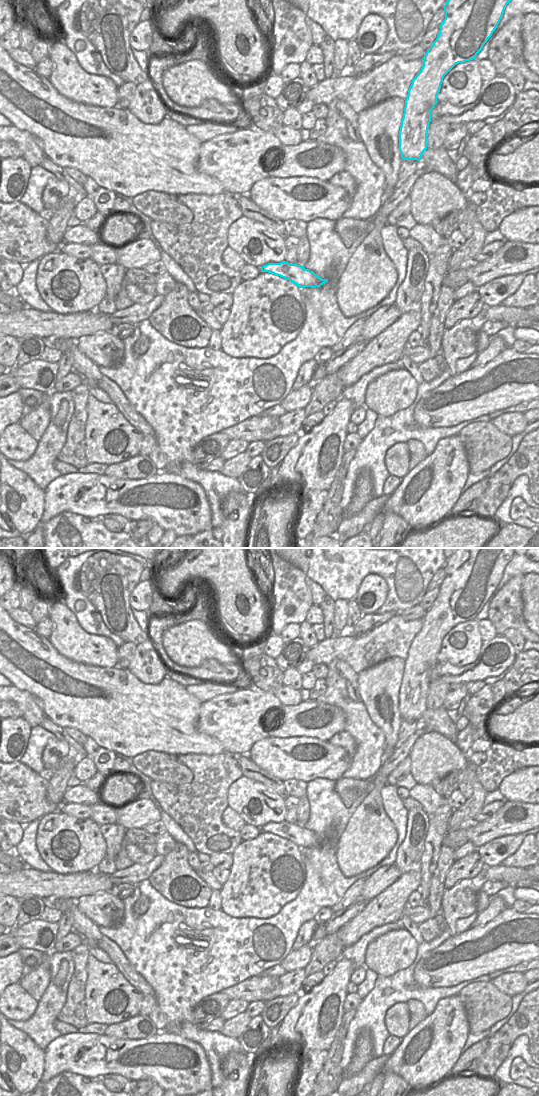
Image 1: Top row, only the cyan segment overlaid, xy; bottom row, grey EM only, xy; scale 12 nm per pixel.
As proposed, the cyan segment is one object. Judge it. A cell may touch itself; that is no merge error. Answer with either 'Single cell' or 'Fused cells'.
Single cell.

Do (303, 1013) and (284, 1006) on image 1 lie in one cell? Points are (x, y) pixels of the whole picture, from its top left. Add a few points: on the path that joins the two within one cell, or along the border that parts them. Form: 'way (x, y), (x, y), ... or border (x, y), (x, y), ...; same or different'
border (298, 993), (296, 1004), (280, 1022); different

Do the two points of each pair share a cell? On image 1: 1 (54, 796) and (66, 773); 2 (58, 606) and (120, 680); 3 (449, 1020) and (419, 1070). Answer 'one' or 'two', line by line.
1: one
2: two
3: one

